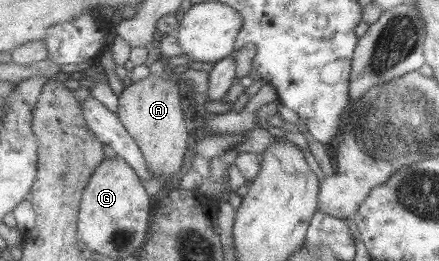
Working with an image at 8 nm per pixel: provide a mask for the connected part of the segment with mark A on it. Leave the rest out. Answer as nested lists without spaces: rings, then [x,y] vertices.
[[[171,74],[168,75],[167,78],[149,75],[145,79],[131,83],[120,94],[118,115],[126,130],[138,142],[154,177],[161,174],[175,178],[179,174],[179,166],[183,164],[187,152],[187,144],[185,144],[187,128],[181,110],[179,84]]]

